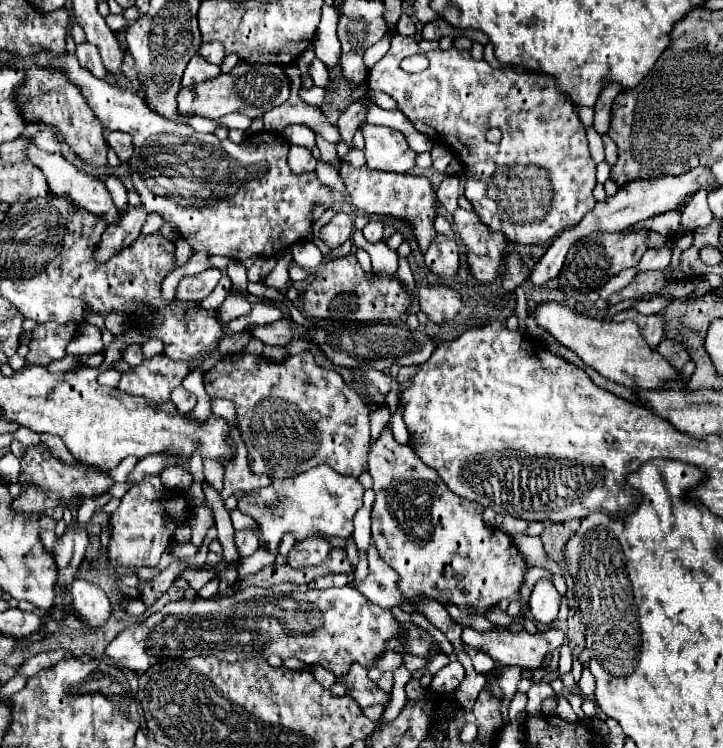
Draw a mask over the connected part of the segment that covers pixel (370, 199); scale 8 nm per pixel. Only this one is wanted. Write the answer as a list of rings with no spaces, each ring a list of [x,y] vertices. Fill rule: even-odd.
[[[341,164],[339,176],[345,182],[345,188],[349,192],[351,204],[365,212],[365,214],[379,214],[379,216],[391,216],[401,222],[407,222],[413,228],[413,236],[419,244],[419,250],[425,252],[433,238],[437,236],[433,222],[437,218],[437,206],[435,206],[435,190],[431,182],[425,176],[411,176],[411,174],[391,174],[391,172],[371,172],[369,168],[351,168],[349,164]]]

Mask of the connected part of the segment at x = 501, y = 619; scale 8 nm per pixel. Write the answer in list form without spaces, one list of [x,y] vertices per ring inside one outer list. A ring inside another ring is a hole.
[[[491,608],[491,610],[487,610],[483,616],[485,616],[489,622],[501,624],[501,626],[509,626],[511,620],[513,620],[507,612],[503,612],[503,610],[499,610],[499,608]]]

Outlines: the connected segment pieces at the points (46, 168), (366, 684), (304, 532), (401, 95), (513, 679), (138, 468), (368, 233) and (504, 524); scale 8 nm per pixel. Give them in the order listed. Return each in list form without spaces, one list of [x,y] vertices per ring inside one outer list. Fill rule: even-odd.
[[[35,146],[25,148],[25,154],[27,154],[27,160],[29,160],[33,166],[37,166],[37,168],[41,168],[41,172],[45,172],[45,178],[47,178],[47,182],[49,182],[49,186],[53,188],[55,194],[67,194],[75,204],[79,204],[81,208],[89,210],[91,214],[103,218],[103,220],[107,222],[107,226],[119,224],[119,210],[115,208],[107,186],[105,186],[103,182],[99,182],[95,176],[91,176],[91,174],[87,174],[87,172],[75,168],[75,166],[73,166],[69,160],[65,160],[61,154],[43,152],[43,150],[35,148]]]
[[[355,664],[355,668],[351,668],[351,672],[343,680],[337,678],[337,682],[347,686],[347,694],[355,696],[355,700],[359,702],[361,708],[375,706],[375,704],[387,706],[391,702],[391,694],[383,692],[373,680],[369,680],[367,668],[363,668],[359,664]]]
[[[315,466],[295,478],[273,480],[267,488],[247,492],[237,508],[259,524],[267,548],[277,554],[285,534],[293,534],[295,544],[313,536],[349,538],[353,534],[353,516],[361,508],[363,492],[365,488],[357,478],[337,474],[331,466]]]
[[[395,34],[393,40],[391,40],[391,48],[389,48],[389,52],[385,54],[385,58],[383,58],[381,62],[377,62],[375,68],[369,72],[369,88],[387,92],[387,94],[397,102],[397,110],[401,110],[401,112],[413,122],[413,126],[415,126],[417,132],[425,134],[425,136],[431,138],[435,144],[443,144],[443,146],[451,148],[451,152],[455,154],[455,158],[463,164],[465,198],[473,204],[473,210],[477,212],[479,220],[481,220],[489,230],[493,230],[493,232],[501,232],[501,234],[505,234],[507,240],[517,242],[517,244],[547,244],[547,242],[555,240],[555,236],[559,236],[559,232],[563,232],[563,230],[567,230],[567,228],[579,224],[579,220],[581,220],[581,218],[595,206],[595,198],[593,198],[593,188],[595,188],[595,162],[593,162],[593,158],[591,158],[591,154],[589,154],[585,128],[583,128],[583,124],[581,124],[577,112],[575,112],[573,104],[571,104],[565,96],[561,96],[561,92],[557,92],[555,82],[553,82],[551,78],[547,78],[547,76],[539,76],[539,74],[531,74],[531,72],[523,72],[523,74],[519,74],[519,70],[513,70],[513,68],[491,68],[485,60],[473,60],[473,56],[471,56],[469,50],[457,50],[457,48],[425,52],[425,56],[429,58],[429,68],[427,68],[425,72],[421,72],[421,74],[407,74],[405,70],[401,70],[399,64],[401,64],[403,58],[413,56],[413,54],[419,54],[419,46],[417,46],[415,38],[413,38],[413,36],[401,36],[401,34]],[[491,128],[499,128],[499,130],[501,130],[503,138],[501,138],[499,144],[491,144],[491,142],[487,142],[485,134],[487,134]],[[529,164],[535,164],[535,166],[539,166],[539,168],[543,168],[543,170],[549,172],[549,182],[551,182],[551,192],[553,192],[553,200],[551,200],[551,204],[547,204],[547,202],[543,202],[543,200],[541,200],[541,204],[523,204],[523,202],[521,202],[521,196],[523,196],[521,190],[519,190],[519,194],[517,194],[519,200],[517,200],[517,202],[509,202],[507,196],[513,196],[513,194],[507,194],[507,188],[489,188],[491,178],[493,178],[495,172],[509,174],[509,172],[515,172],[517,166],[525,168],[525,166],[529,166]]]
[[[501,666],[501,670],[503,670],[503,674],[501,674],[501,678],[497,682],[501,684],[501,688],[505,692],[505,700],[502,701],[500,711],[504,724],[507,724],[509,721],[508,709],[511,696],[517,692],[517,684],[521,680],[521,672],[523,670],[517,668],[517,666]]]
[[[147,456],[147,458],[143,458],[135,464],[135,468],[133,468],[133,472],[129,474],[127,480],[133,482],[133,484],[139,484],[145,476],[159,474],[169,464],[171,464],[171,460],[167,460],[167,456]]]
[[[371,220],[371,222],[363,228],[363,234],[365,234],[365,238],[367,238],[369,242],[381,242],[381,240],[383,240],[383,224]]]
[[[497,514],[495,518],[497,518],[497,528],[507,532],[509,536],[523,534],[527,530],[527,522],[525,520],[519,520],[519,518],[513,518],[513,516],[501,516],[501,514]]]

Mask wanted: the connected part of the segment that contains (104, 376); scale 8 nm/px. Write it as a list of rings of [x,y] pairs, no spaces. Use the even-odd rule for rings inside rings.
[[[107,370],[107,372],[99,374],[99,384],[101,385],[117,387],[120,379],[121,372],[117,372],[117,370]]]

